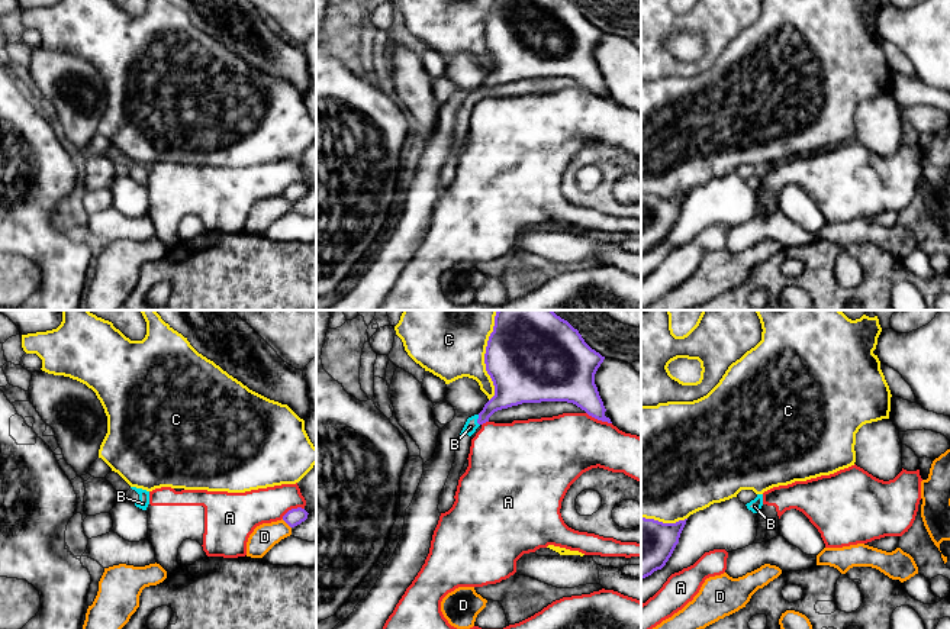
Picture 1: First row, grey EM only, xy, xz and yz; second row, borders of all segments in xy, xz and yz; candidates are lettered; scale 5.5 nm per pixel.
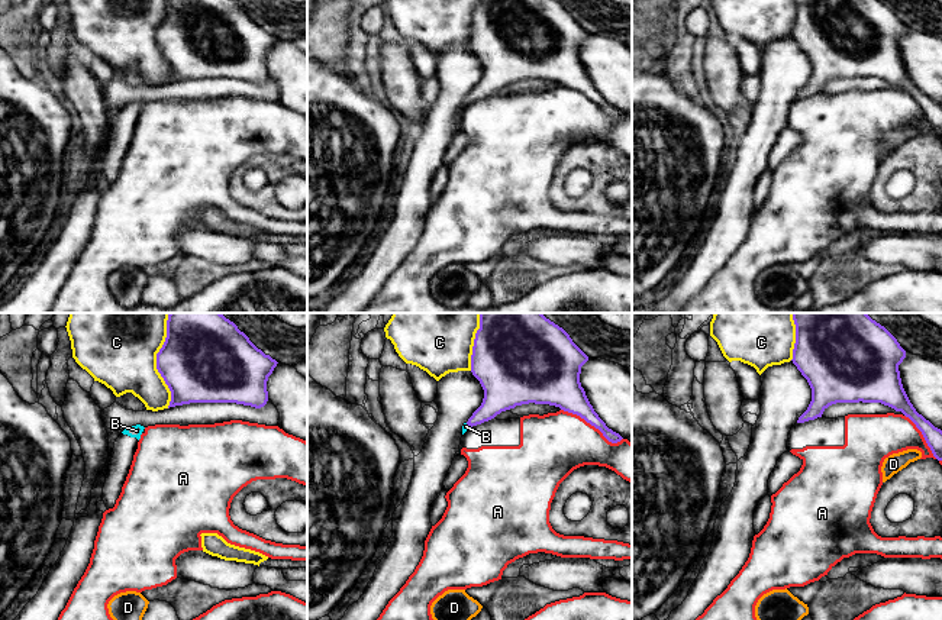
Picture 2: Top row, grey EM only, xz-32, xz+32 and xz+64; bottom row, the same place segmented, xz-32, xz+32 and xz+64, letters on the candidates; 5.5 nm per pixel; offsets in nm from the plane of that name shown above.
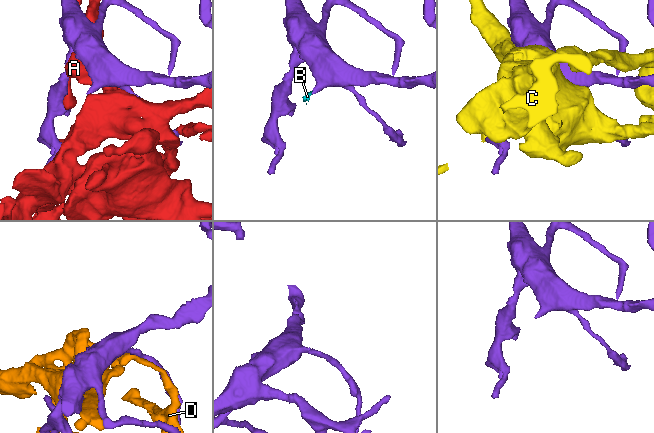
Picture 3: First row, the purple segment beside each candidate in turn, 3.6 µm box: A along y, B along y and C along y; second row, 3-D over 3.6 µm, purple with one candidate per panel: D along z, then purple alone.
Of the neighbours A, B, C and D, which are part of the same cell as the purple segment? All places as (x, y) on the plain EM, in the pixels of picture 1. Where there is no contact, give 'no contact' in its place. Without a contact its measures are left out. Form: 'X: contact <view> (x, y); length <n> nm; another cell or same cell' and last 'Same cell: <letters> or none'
A: contact xz (599, 94); length 160 nm; another cell
B: contact xz (477, 96); length 60 nm; same cell
C: contact xz (485, 38); length 420 nm; another cell
D: contact xy (286, 197); length 80 nm; another cell
Same cell: B

